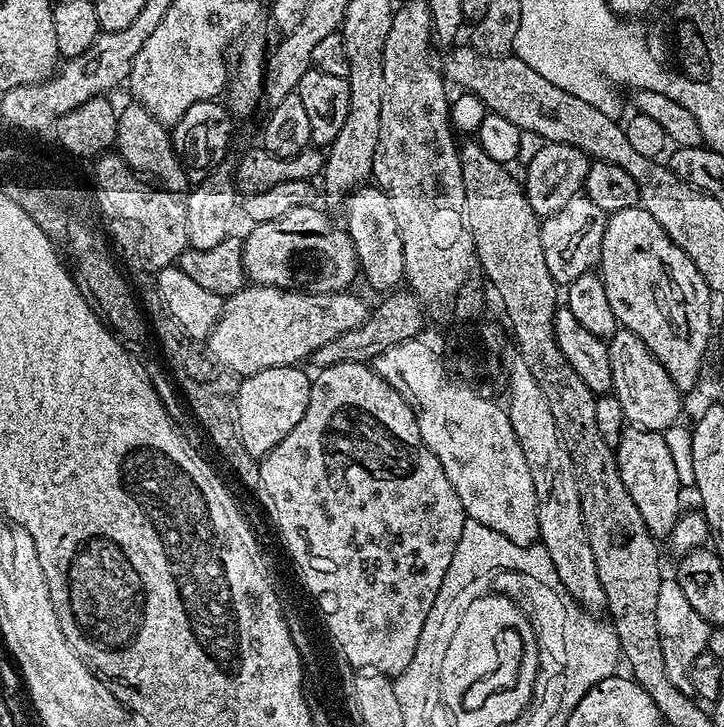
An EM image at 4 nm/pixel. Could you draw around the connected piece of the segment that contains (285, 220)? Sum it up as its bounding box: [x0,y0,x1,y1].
[243,206,358,295]

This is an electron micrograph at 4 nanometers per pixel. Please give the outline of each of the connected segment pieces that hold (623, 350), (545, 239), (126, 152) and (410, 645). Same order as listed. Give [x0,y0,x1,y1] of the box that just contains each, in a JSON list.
[[607,327,682,434],[540,195,608,285],[114,102,189,194],[258,362,466,678]]

